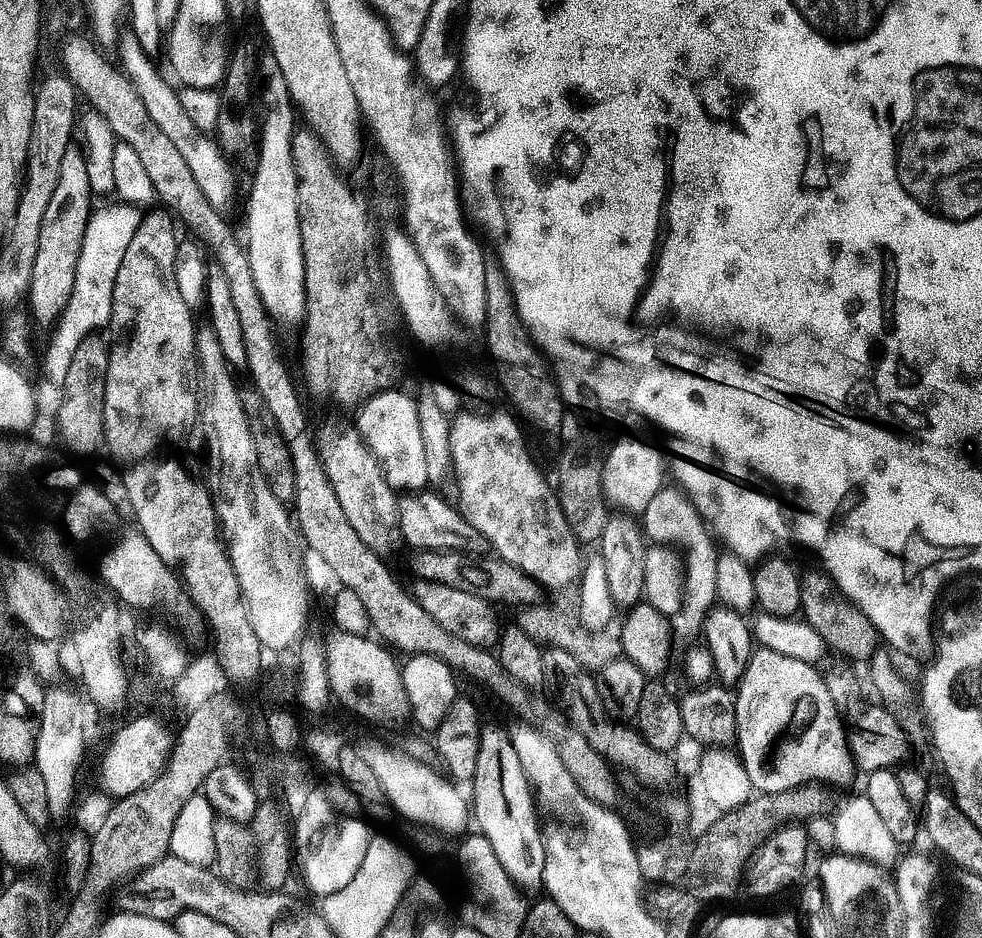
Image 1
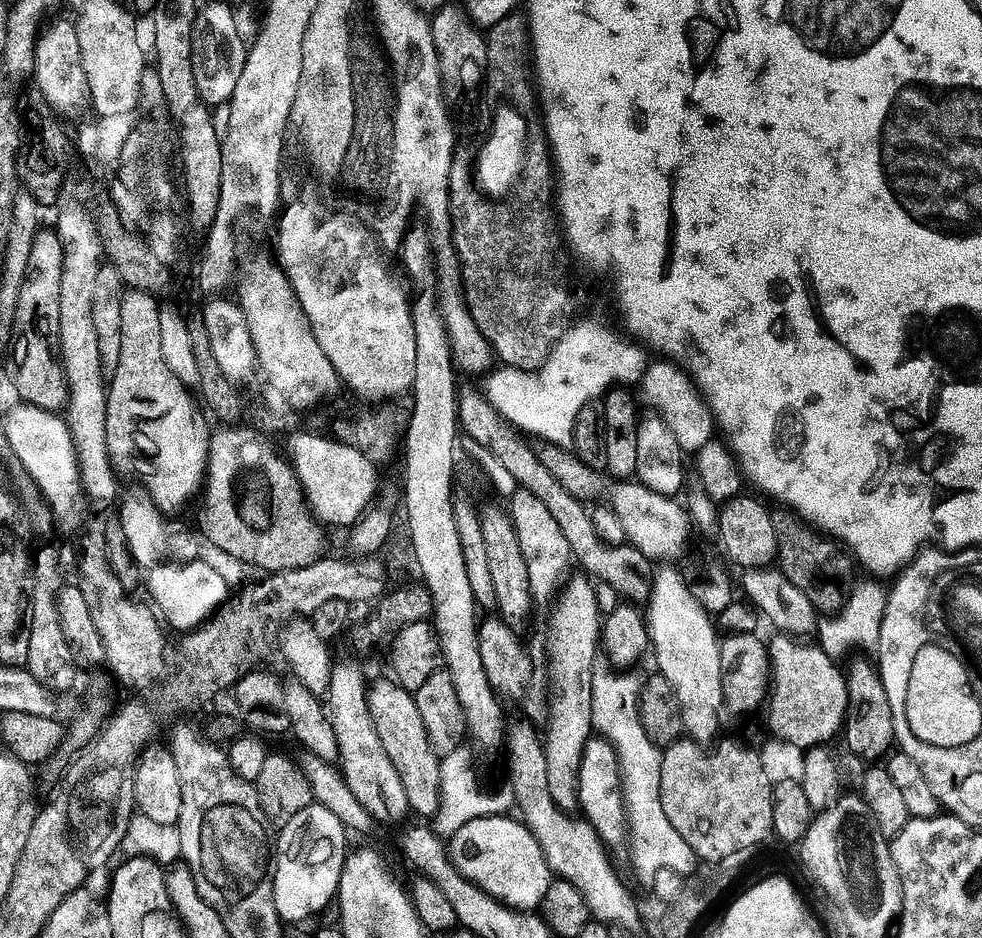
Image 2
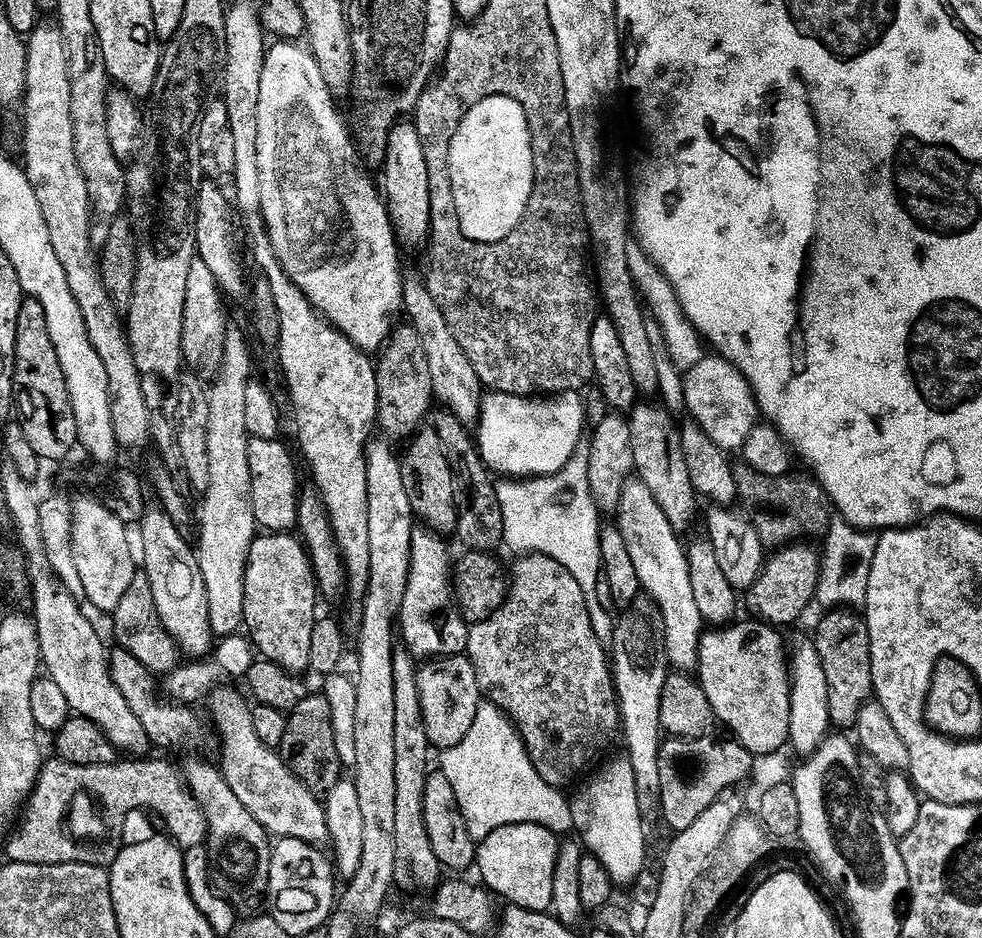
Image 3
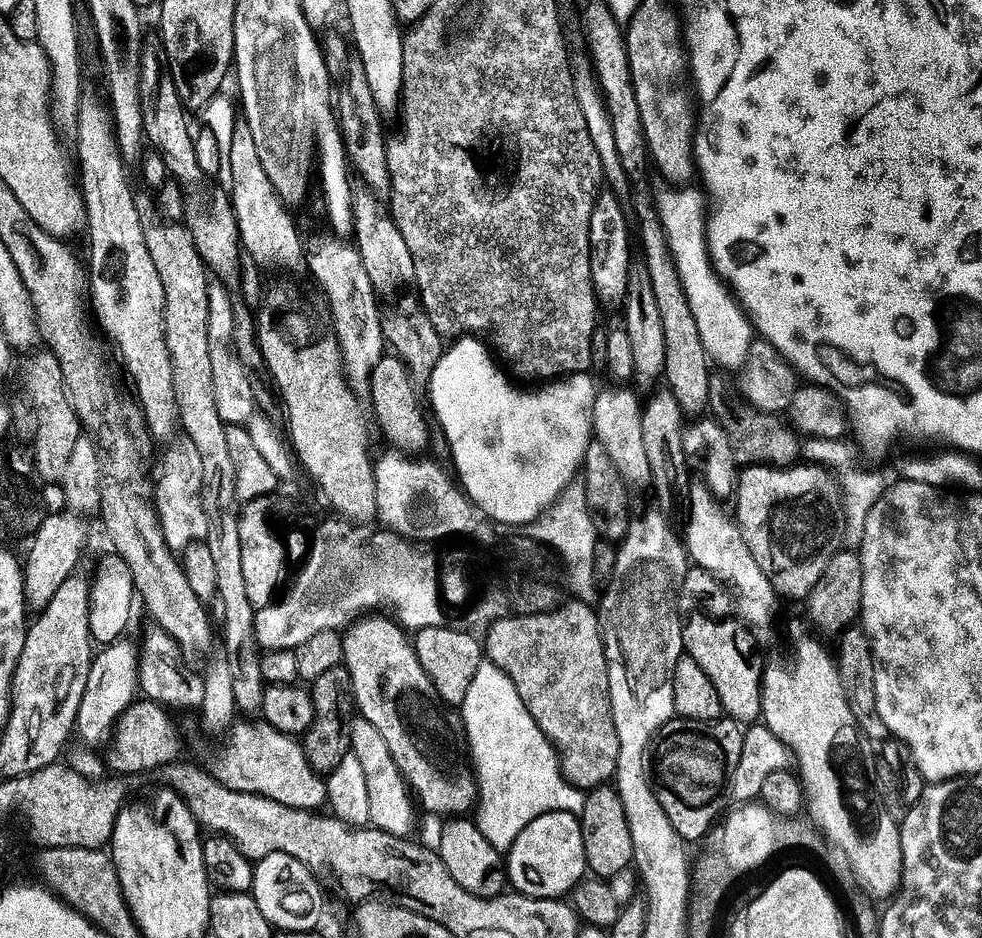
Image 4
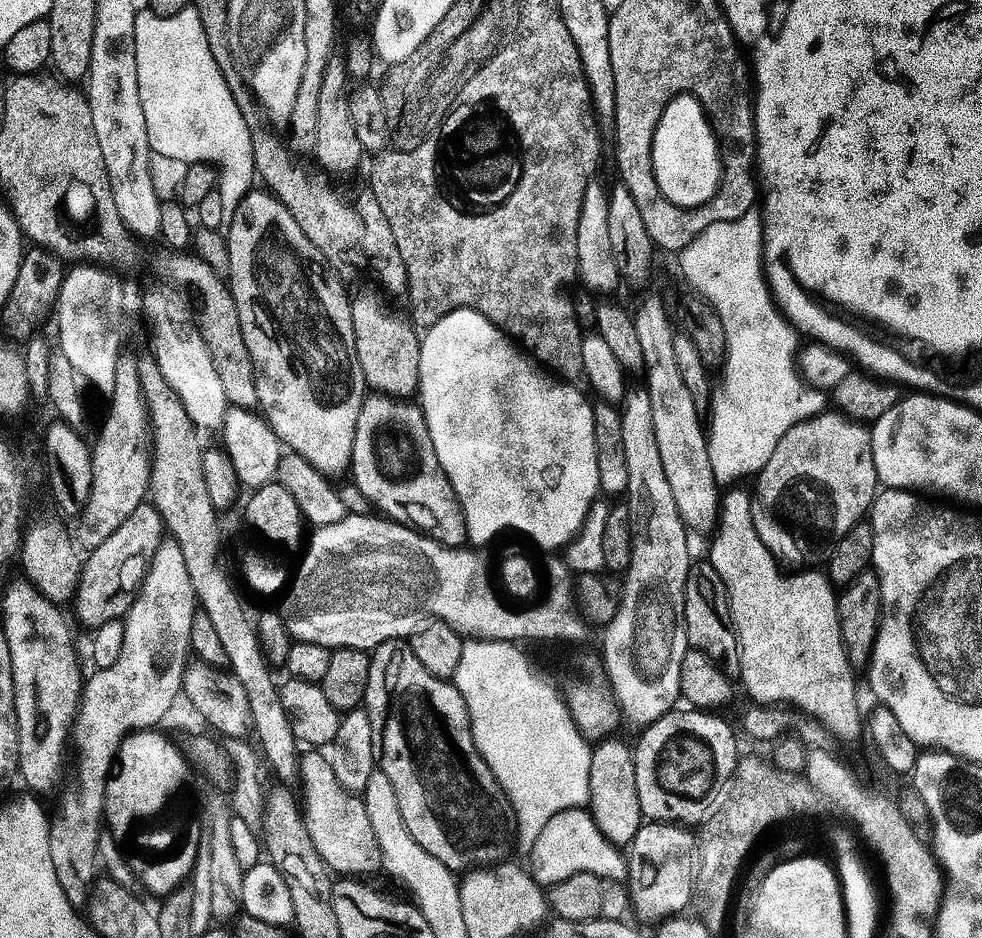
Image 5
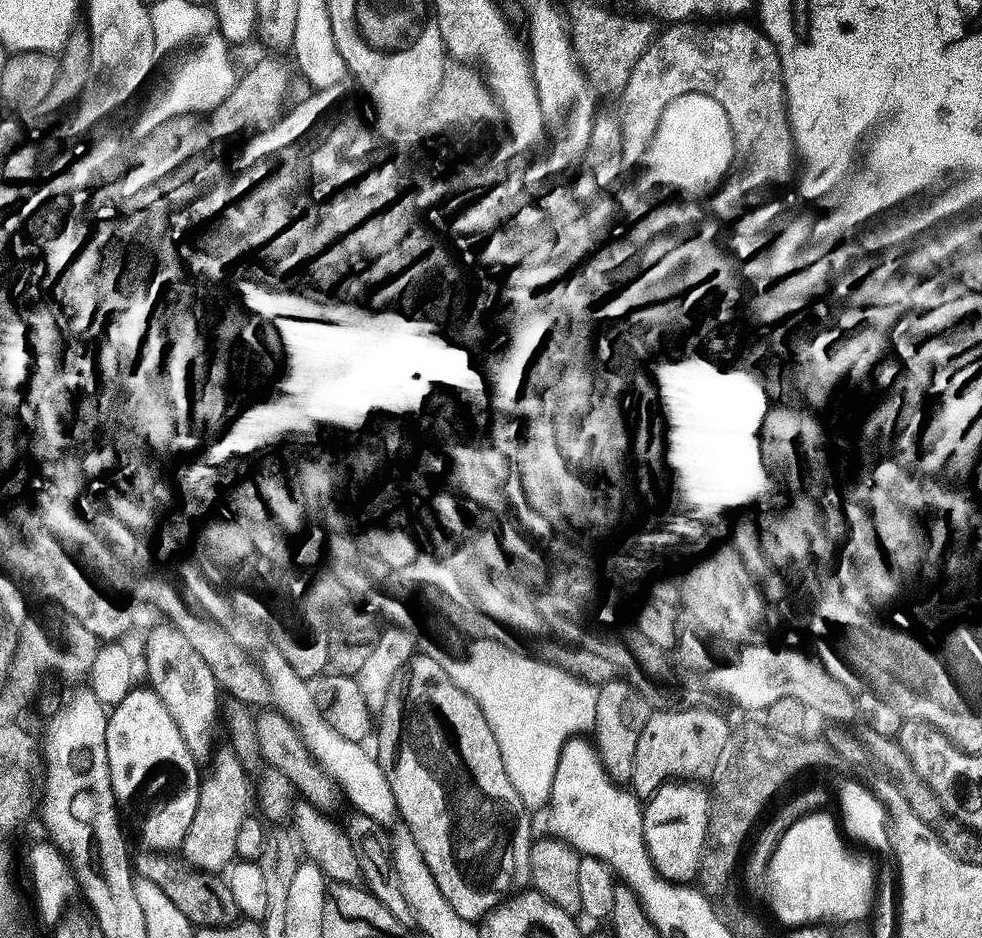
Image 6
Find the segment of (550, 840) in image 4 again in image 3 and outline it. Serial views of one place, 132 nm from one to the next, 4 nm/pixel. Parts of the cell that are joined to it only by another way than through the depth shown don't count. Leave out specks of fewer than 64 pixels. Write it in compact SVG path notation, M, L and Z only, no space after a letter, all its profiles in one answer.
M541 824L502 826L479 841L475 867L480 868L479 879L483 887L501 901L508 900L504 902L513 908L548 912L554 898L554 866L558 862L559 849L556 833Z

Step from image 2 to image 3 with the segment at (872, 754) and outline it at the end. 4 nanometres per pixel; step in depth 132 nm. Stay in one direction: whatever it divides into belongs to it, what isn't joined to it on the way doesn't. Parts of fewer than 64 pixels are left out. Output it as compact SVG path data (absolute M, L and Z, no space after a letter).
M837 608L825 613L826 615L816 628L816 636L812 638L818 656L821 658L822 668L828 682L828 702L829 716L833 727L837 729L848 730L855 727L857 714L861 712L864 704L871 699L875 689L875 680L873 678L872 651L870 650L870 636L867 621L861 616L858 617L855 611L848 608Z

